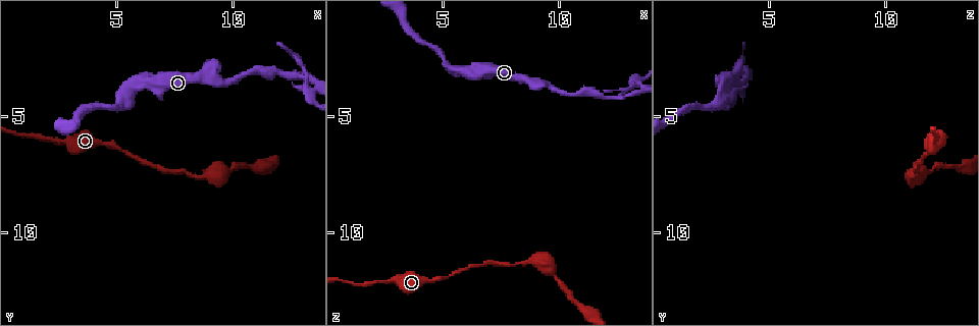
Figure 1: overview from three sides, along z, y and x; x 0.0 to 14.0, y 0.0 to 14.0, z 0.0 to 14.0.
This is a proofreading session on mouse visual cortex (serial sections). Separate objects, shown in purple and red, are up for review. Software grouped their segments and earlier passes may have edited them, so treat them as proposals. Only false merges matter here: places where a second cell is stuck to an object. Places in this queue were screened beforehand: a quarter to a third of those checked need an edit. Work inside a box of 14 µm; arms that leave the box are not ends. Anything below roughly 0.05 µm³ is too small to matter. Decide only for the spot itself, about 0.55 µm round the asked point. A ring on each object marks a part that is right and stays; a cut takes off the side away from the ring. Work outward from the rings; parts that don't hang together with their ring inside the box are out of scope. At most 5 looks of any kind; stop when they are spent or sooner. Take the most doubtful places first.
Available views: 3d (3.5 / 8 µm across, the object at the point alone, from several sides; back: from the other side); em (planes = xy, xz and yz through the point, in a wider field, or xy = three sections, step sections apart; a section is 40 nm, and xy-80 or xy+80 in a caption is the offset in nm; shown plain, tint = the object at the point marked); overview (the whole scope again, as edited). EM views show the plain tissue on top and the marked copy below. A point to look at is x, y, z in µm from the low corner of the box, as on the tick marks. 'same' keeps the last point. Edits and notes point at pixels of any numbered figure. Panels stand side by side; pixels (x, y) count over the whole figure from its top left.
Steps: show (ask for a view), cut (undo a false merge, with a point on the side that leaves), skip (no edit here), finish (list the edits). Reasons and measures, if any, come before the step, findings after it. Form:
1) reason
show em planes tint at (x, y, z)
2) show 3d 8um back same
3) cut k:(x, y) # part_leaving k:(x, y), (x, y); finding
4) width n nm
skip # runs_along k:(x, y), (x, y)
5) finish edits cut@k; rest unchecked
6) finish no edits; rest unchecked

side arm on a straight run
show 3d 3.5um at (13.4, 4.0, 3.6)

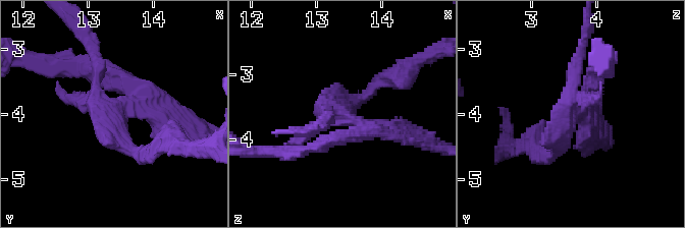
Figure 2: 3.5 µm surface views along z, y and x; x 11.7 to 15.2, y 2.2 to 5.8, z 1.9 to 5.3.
show em xy step 5 tint at (13.30, 3.90, 3.60)

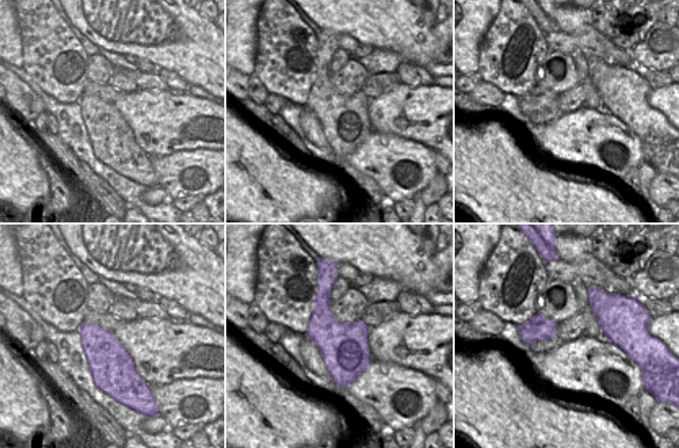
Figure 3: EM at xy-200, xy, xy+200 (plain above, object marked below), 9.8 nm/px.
cut 2:(577, 96) # part_leaving 2:(577, 102), (585, 36); two cells meet here

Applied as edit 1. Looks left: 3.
show overview

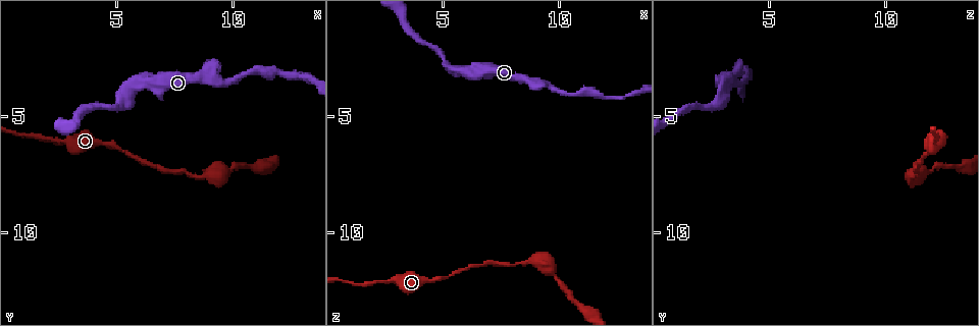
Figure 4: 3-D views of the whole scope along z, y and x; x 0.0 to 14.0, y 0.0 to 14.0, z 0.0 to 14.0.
calibre changes
show 3d 3.5um at (2.6, 6.2, 12.1)

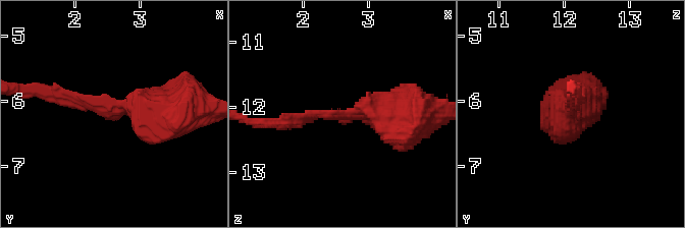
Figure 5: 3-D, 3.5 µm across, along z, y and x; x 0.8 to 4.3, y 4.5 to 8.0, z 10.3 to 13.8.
arm_widths 150, 600 nm
skip # runs_along 5:(183, 105), (149, 111), (52, 90); continuous, no second cell

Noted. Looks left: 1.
finish edits cut@2; rest unchecked

